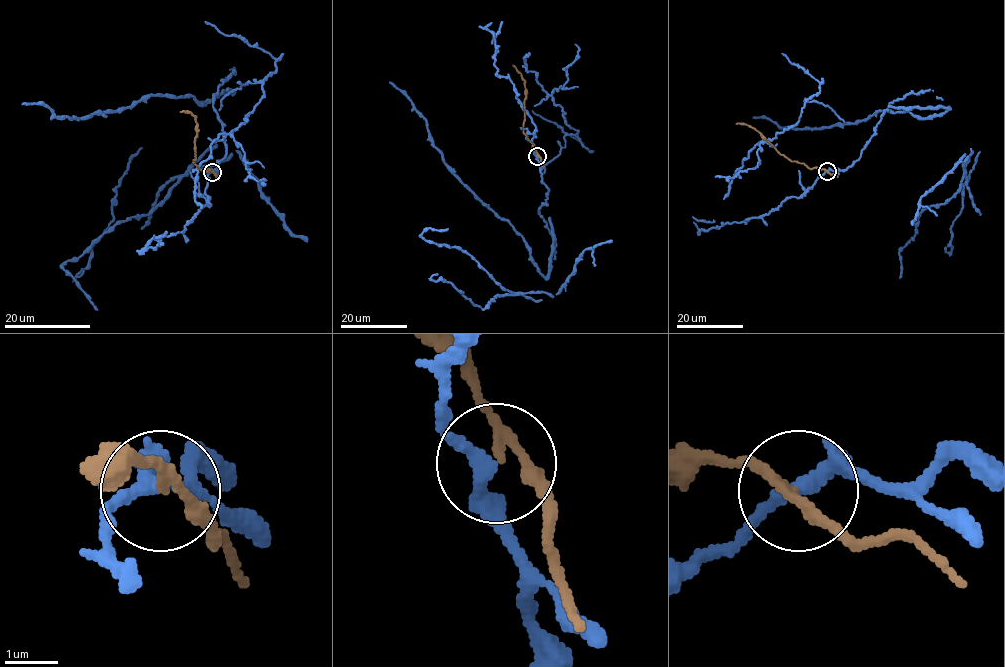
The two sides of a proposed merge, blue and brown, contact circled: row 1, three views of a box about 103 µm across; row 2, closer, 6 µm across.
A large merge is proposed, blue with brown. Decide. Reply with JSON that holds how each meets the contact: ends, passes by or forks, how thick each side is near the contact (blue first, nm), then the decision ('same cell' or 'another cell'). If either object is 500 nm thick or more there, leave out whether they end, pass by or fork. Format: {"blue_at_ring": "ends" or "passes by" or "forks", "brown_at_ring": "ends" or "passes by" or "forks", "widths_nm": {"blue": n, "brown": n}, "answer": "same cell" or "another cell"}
{"blue_at_ring": "passes by", "brown_at_ring": "passes by", "widths_nm": {"blue": 260, "brown": 150}, "answer": "another cell"}

